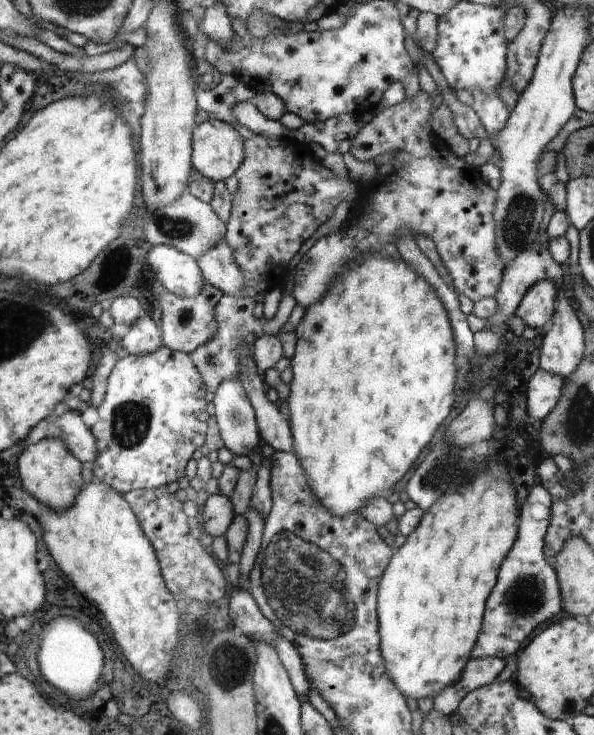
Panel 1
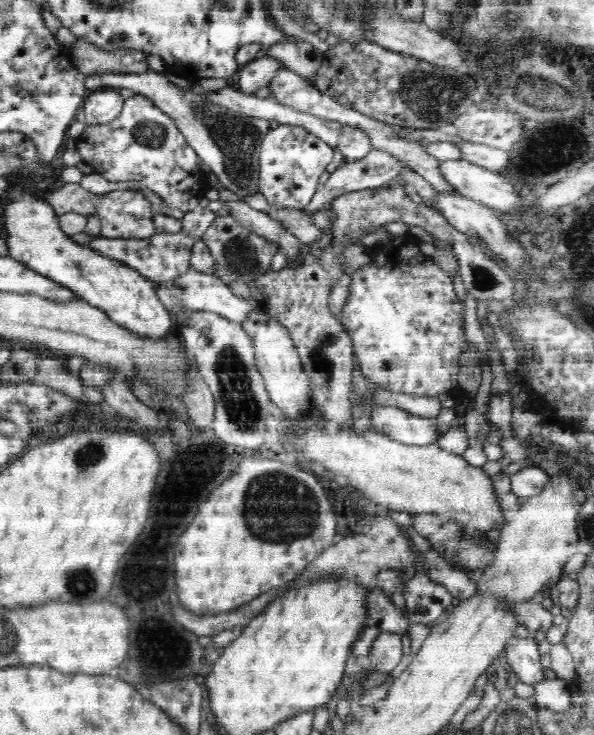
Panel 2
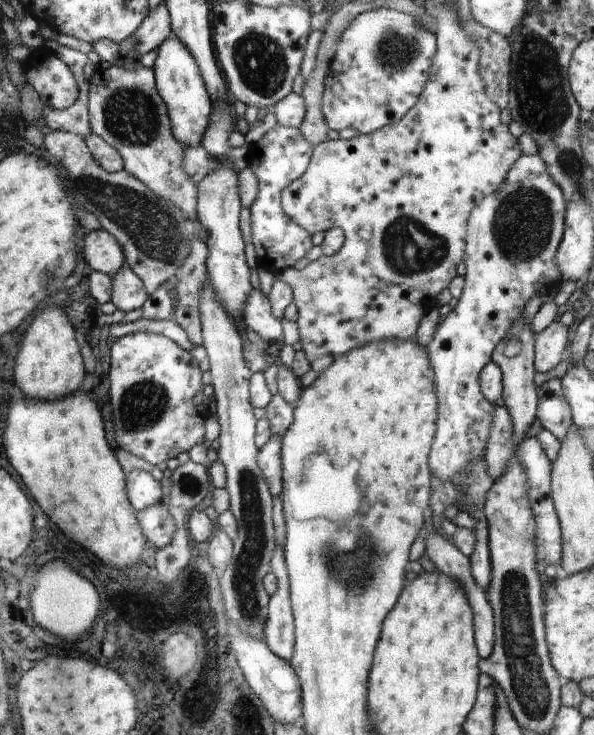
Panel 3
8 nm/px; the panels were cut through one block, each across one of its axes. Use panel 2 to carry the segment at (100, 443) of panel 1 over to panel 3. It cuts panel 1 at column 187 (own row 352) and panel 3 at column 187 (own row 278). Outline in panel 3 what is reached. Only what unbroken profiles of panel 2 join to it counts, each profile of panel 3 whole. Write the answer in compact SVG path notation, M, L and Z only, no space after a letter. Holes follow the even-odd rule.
M137 332L124 335L109 345L111 354L109 376L109 398L114 412L114 432L117 445L124 451L140 457L150 464L157 465L168 458L177 458L182 452L189 452L196 444L204 442L204 422L206 412L198 412L194 396L202 396L202 376L198 362L190 351L183 349L159 334Z

